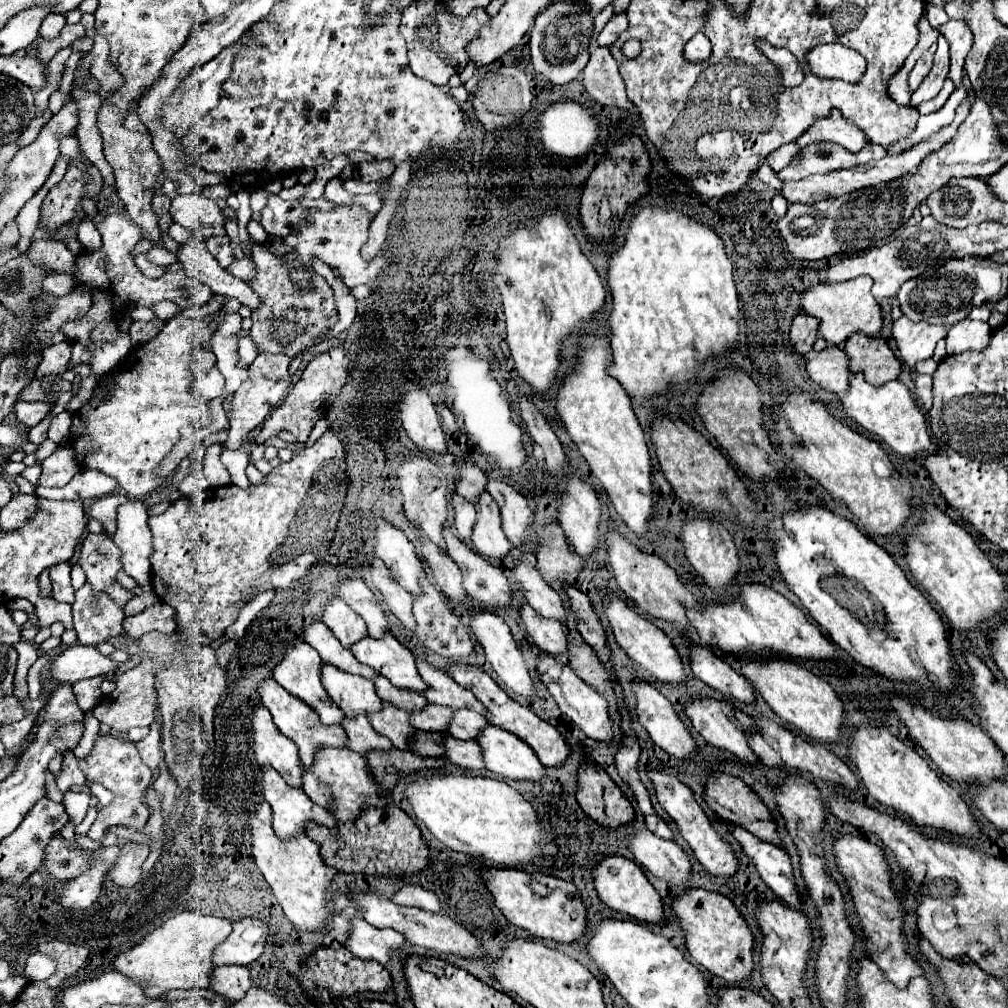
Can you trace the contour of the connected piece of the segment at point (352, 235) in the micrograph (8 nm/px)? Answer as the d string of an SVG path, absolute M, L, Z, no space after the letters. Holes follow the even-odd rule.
M339 205L329 211L321 211L321 209L309 209L309 211L311 215L307 217L307 223L303 223L303 227L299 229L299 235L289 235L283 247L277 249L279 253L283 253L285 267L291 267L291 281L296 282L295 290L307 292L314 288L309 284L314 257L318 257L331 269L335 269L347 287L357 287L361 283L375 281L377 275L387 267L385 255L379 253L377 259L367 263L360 253L362 245L368 238L368 230L373 220L371 213L365 211L361 205ZM293 261L299 261L301 268L293 267Z

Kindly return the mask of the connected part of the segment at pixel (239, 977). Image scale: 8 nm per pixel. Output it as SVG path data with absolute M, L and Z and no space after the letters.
M223 965L215 967L207 989L213 989L217 995L223 995L229 1001L239 1001L249 987L251 987L251 975L247 967Z

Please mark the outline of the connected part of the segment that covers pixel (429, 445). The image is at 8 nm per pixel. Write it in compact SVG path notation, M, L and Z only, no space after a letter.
M413 383L399 401L399 415L409 439L413 439L413 443L421 451L447 451L447 441L439 425L439 415L425 389Z

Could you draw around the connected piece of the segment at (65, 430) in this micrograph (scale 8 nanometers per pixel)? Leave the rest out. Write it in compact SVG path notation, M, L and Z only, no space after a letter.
M61 412L51 420L47 437L57 444L64 444L69 441L71 425L72 414Z

